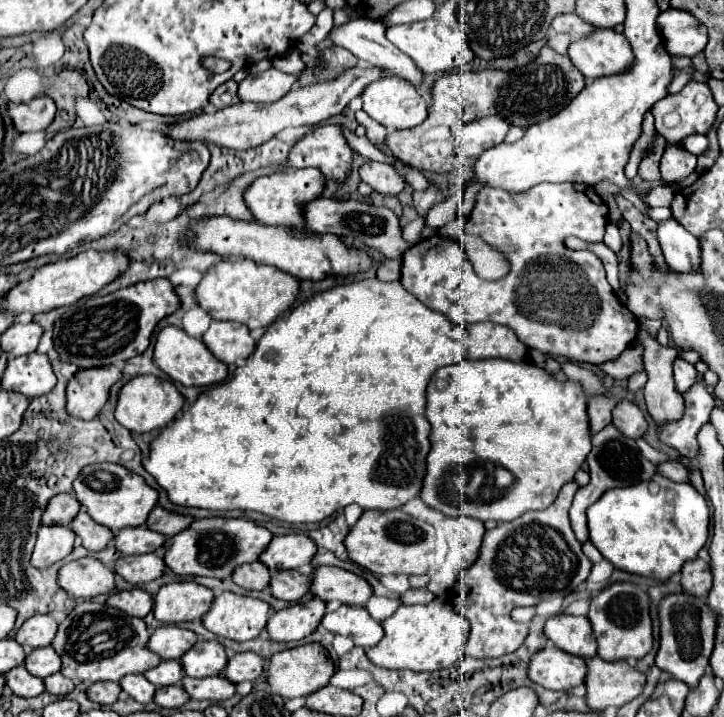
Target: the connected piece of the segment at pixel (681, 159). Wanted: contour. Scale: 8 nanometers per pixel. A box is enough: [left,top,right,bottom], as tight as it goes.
[660,145,696,183]

